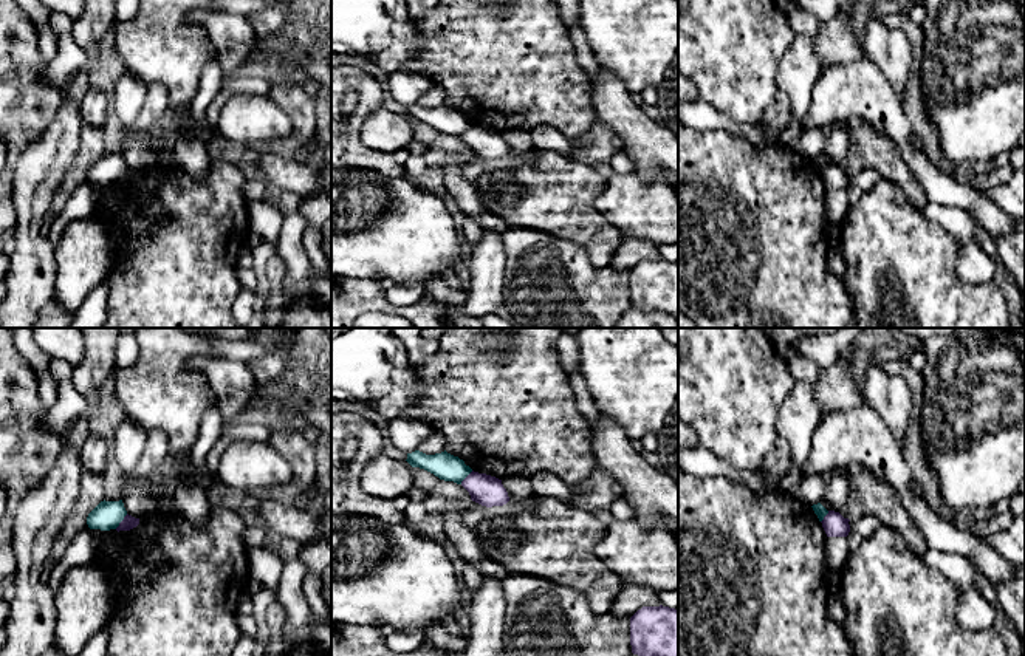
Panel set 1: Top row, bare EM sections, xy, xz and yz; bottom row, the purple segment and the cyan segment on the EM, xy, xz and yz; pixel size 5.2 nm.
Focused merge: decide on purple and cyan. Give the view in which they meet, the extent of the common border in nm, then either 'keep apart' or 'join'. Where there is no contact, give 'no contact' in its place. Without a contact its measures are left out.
contact in xy; length 100 nm; keep apart

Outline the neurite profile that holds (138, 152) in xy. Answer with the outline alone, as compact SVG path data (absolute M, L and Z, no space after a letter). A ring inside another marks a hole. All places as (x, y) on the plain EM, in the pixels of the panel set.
M159 84L147 85L146 99L136 121L125 127L122 156L129 169L144 172L156 164L152 141L142 135L149 132L169 108L167 88Z

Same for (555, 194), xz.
M540 152L533 161L509 169L494 169L480 175L477 187L483 206L500 217L509 227L540 231L581 244L595 268L610 266L621 243L621 231L596 209L595 200L605 189L607 179L591 166L554 152Z

